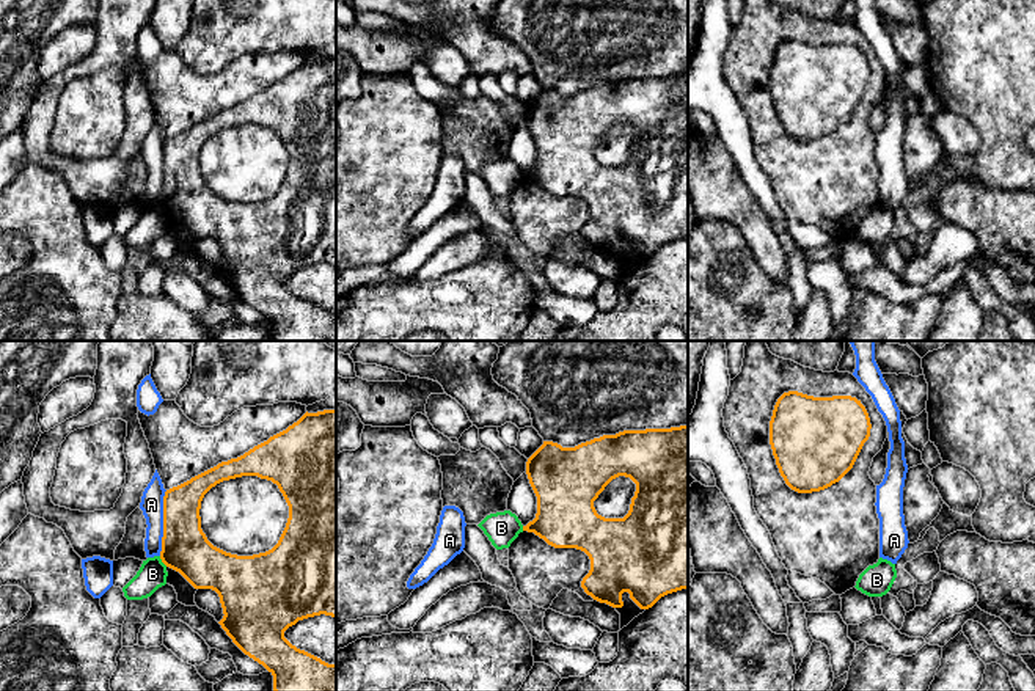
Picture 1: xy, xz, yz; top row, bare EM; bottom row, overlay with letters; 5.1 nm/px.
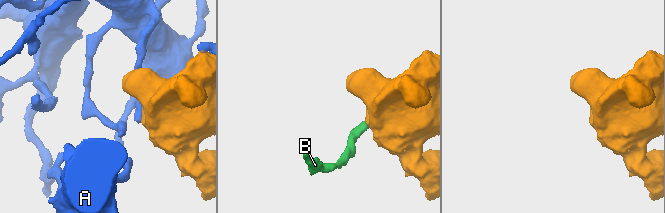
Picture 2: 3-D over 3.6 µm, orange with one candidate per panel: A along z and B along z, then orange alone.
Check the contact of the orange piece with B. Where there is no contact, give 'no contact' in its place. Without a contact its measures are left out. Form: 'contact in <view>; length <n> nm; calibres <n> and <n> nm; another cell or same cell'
contact in xy; length 70 nm; calibres 240 and 150 nm; another cell

